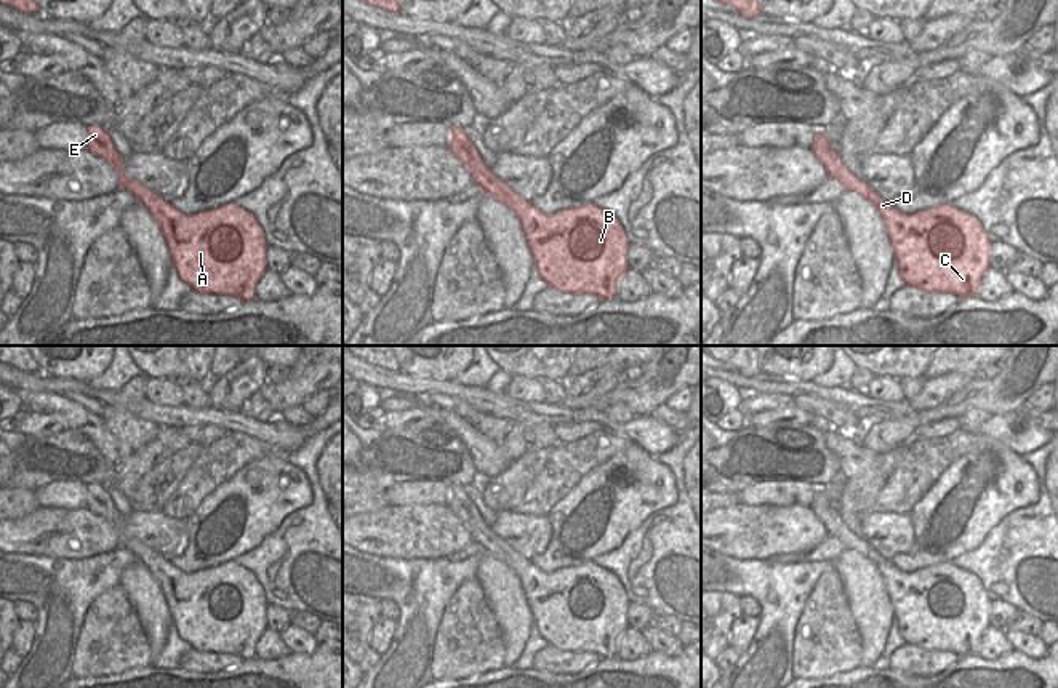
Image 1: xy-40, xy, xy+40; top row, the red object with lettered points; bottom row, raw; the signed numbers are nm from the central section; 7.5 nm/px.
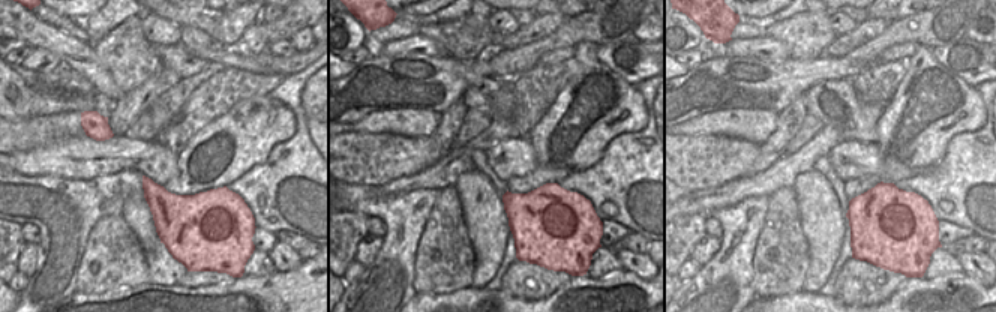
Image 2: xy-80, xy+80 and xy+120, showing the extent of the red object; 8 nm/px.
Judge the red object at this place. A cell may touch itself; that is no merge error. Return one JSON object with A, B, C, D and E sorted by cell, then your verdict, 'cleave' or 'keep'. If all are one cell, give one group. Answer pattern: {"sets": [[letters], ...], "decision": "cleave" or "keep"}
{"sets": [["A", "B", "C", "D", "E"]], "decision": "keep"}

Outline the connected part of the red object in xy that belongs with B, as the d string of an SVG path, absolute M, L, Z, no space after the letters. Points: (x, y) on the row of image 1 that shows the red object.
M451 126L447 149L469 170L472 181L515 213L533 256L541 280L560 293L594 294L600 301L616 298L618 282L629 270L626 253L631 246L623 226L611 213L594 203L562 210L551 216L536 210L530 200L522 198L485 165L477 147L461 126Z

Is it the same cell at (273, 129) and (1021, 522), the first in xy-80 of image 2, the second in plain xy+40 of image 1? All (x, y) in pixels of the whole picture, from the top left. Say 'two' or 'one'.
two

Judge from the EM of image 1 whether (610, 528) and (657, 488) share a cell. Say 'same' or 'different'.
same

